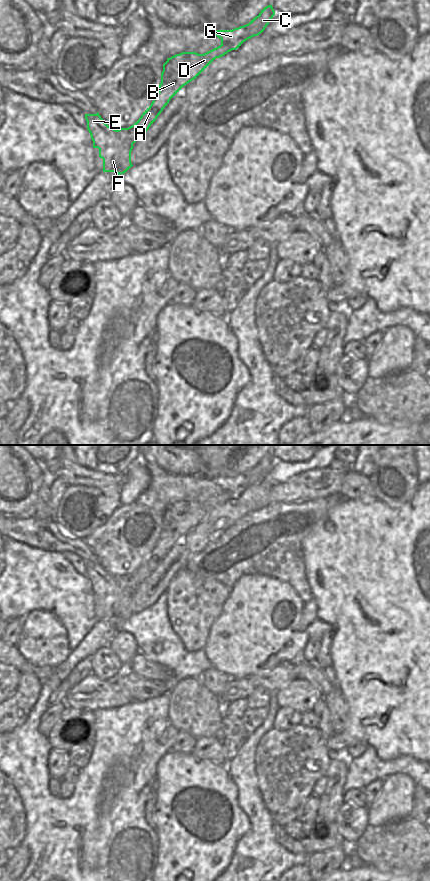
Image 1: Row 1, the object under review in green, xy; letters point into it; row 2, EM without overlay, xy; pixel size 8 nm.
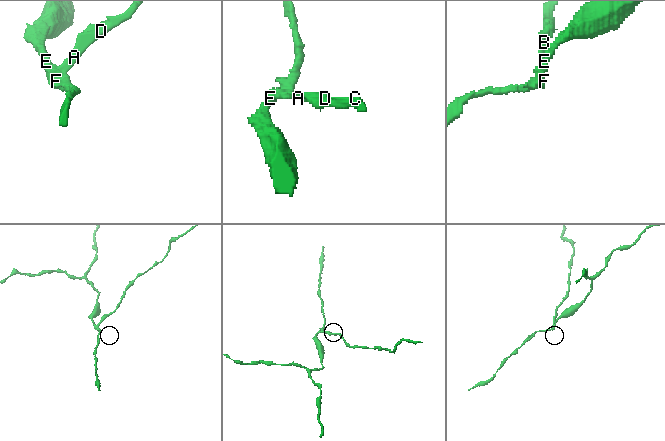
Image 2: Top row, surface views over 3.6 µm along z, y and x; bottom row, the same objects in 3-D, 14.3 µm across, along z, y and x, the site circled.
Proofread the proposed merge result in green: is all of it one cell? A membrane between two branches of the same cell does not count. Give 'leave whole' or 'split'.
split

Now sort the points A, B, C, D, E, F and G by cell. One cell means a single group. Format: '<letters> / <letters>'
A B C D G / E F

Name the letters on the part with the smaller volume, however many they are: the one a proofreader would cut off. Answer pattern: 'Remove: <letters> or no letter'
Remove: A, B, C, D, G

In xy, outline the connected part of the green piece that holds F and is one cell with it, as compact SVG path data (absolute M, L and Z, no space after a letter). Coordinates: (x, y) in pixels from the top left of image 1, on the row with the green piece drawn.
M98 112L85 114L85 119L93 148L99 149L99 157L103 159L103 172L116 172L118 176L127 172L133 166L131 163L133 143L122 140L119 130L108 126Z

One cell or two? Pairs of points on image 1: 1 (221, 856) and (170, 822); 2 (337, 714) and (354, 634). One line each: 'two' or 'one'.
1: one
2: two

